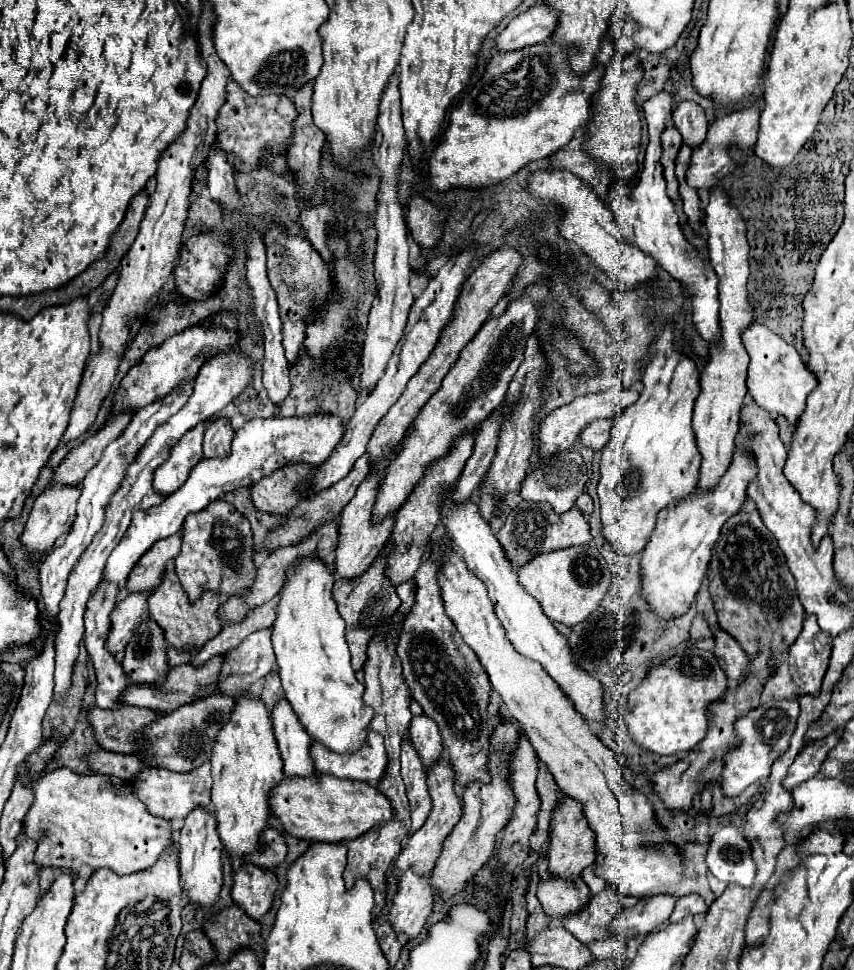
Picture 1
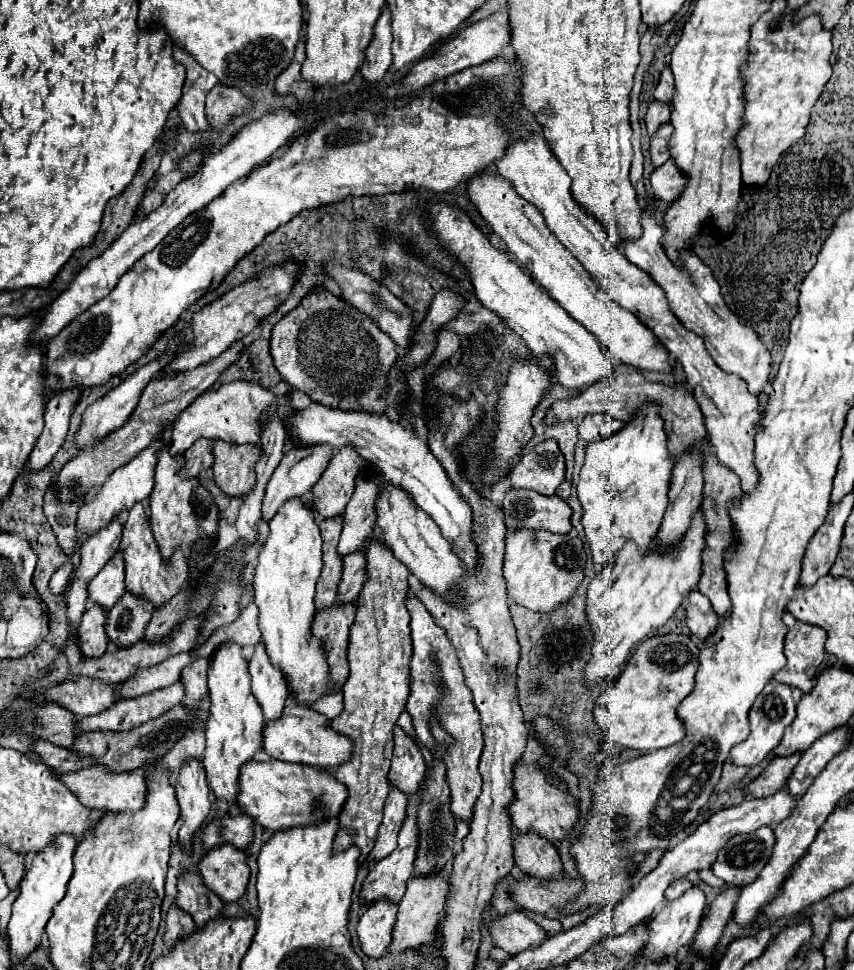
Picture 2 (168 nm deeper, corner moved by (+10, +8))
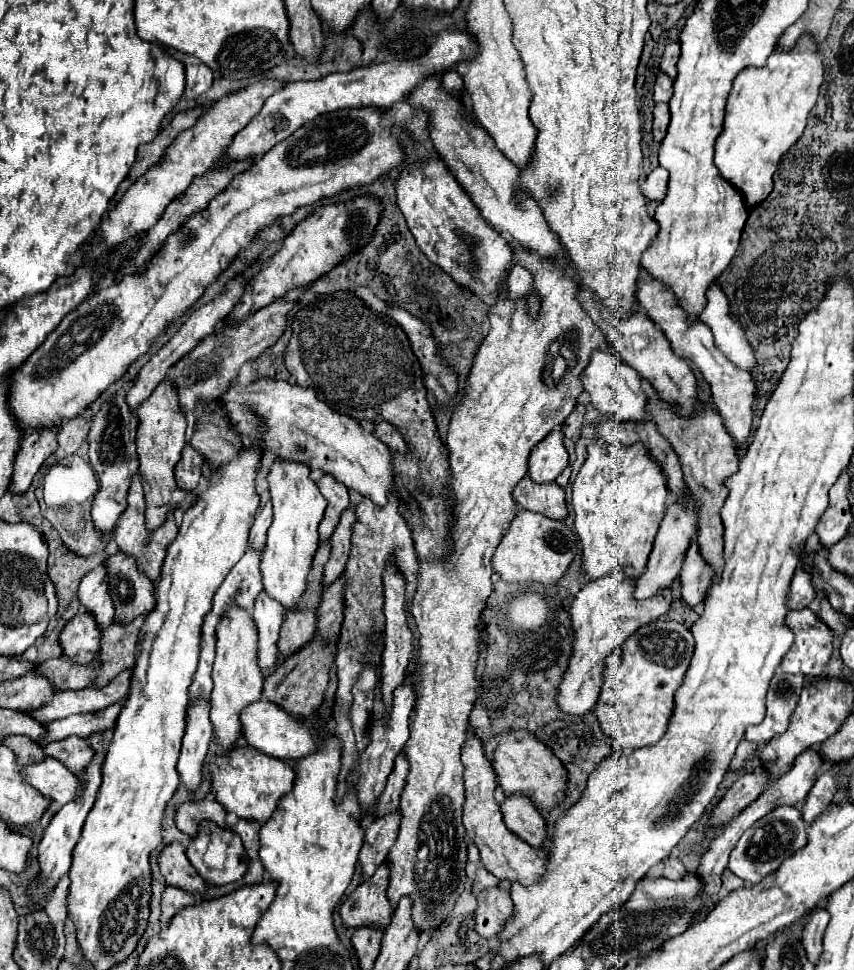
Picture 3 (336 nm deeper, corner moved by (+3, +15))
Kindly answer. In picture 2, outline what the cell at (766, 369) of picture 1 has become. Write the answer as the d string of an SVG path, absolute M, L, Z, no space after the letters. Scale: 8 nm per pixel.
M646 210L642 218L644 234L636 242L626 242L622 246L624 256L634 262L638 268L650 274L650 278L664 290L670 310L678 316L678 320L692 332L696 332L700 338L704 338L704 346L712 360L726 370L728 374L736 374L742 380L746 380L748 390L752 394L762 392L768 386L768 374L770 374L770 352L766 346L758 340L756 332L744 324L738 322L736 314L724 304L724 298L720 294L720 286L714 280L710 268L694 254L684 252L682 254L682 268L678 268L670 258L666 256L664 248L660 246L662 228L654 220L654 216Z

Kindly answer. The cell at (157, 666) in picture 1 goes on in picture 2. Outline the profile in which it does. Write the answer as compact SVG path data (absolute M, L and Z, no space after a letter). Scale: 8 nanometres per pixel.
M128 590L120 596L118 604L108 610L106 634L118 648L128 648L142 640L144 628L154 612L154 606L142 596L130 594Z

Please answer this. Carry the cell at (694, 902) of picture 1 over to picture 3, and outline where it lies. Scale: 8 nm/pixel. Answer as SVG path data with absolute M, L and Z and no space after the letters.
M671 855L671 857L665 861L663 875L665 875L667 879L675 879L675 881L679 881L679 879L683 879L683 877L687 875L687 869L685 869L685 865L683 865L675 855Z

